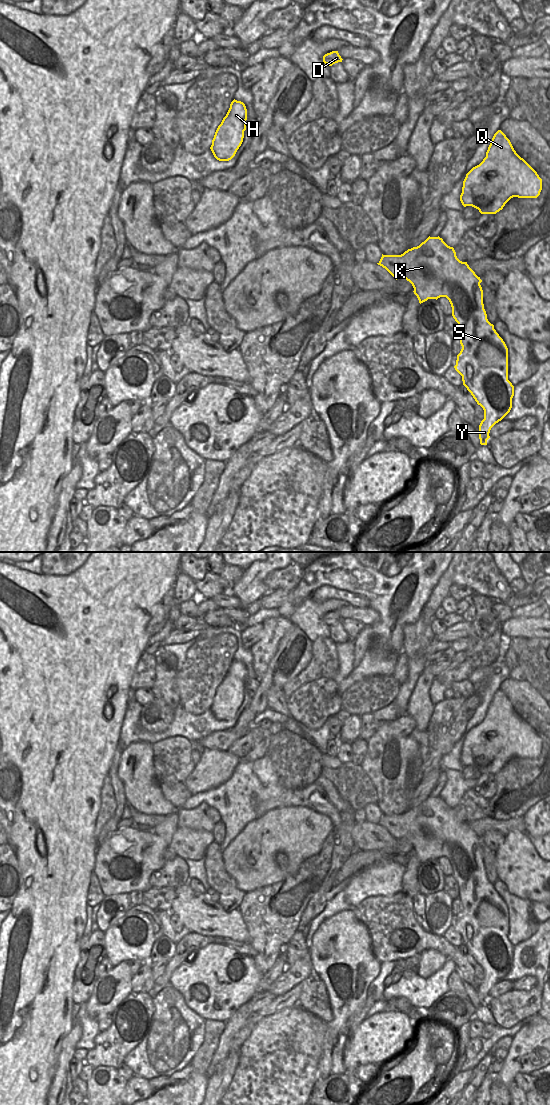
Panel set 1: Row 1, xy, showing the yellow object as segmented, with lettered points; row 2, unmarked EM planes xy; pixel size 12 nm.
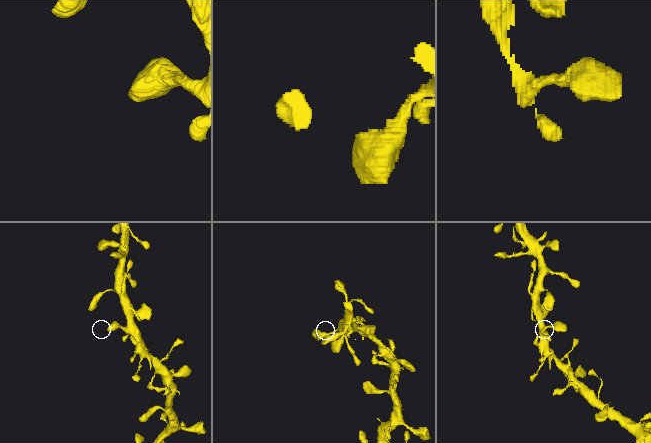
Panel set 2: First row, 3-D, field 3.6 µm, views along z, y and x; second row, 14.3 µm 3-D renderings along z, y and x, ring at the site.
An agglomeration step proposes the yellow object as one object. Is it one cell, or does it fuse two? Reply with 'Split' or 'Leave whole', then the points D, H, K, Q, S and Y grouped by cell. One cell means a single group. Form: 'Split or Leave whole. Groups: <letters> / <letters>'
Leave whole. Groups: D H K Q S Y.

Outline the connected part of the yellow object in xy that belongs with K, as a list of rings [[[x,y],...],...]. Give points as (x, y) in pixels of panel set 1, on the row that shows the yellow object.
[[[429,236],[419,246],[408,249],[401,255],[382,254],[377,264],[385,268],[396,280],[406,279],[409,281],[420,304],[428,299],[437,300],[440,297],[446,297],[449,300],[452,307],[452,316],[458,323],[459,339],[462,346],[454,368],[462,376],[463,385],[484,410],[484,419],[479,425],[479,439],[481,445],[487,445],[491,428],[501,421],[512,408],[514,386],[508,380],[508,348],[494,329],[494,325],[487,319],[483,304],[483,290],[480,285],[482,280],[469,267],[467,262],[462,262],[457,258],[454,248],[448,246],[439,236]]]

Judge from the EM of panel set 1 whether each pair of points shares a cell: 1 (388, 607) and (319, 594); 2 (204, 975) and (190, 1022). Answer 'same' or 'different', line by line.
1: different
2: different

